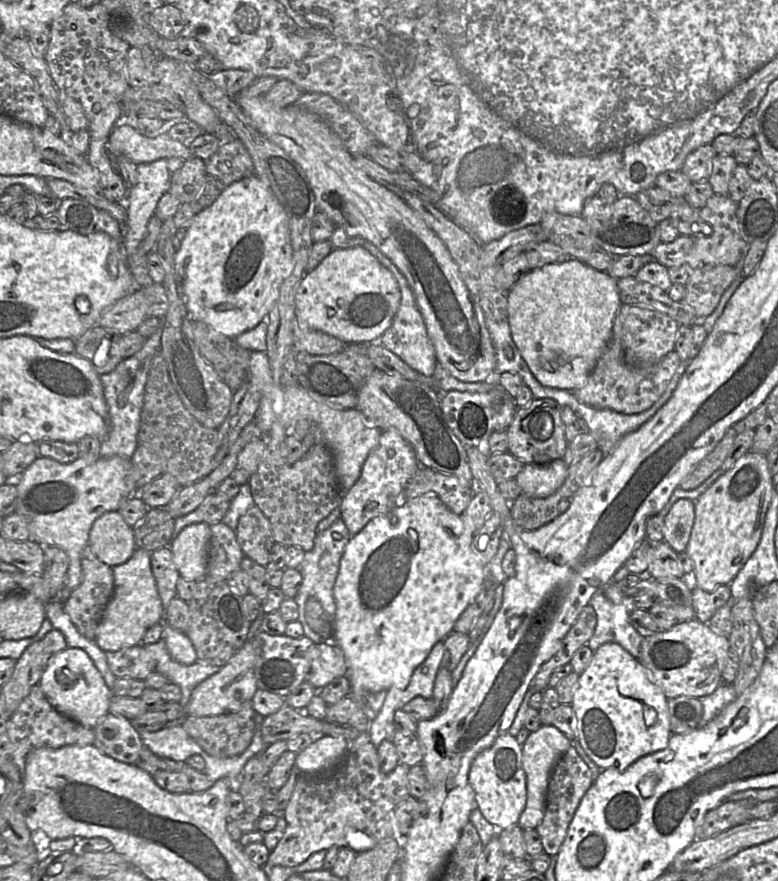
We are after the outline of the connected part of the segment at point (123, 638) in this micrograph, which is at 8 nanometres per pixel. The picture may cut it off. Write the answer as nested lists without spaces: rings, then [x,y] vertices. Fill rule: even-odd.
[[[136,548],[123,564],[112,567],[114,592],[97,628],[96,644],[105,652],[119,651],[142,643],[148,628],[164,622],[164,608],[151,567],[151,552]]]

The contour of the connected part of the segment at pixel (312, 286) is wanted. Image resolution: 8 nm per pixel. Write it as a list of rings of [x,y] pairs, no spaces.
[[[362,246],[333,248],[313,270],[305,273],[294,297],[298,321],[345,343],[378,342],[391,325],[400,299],[393,274]]]

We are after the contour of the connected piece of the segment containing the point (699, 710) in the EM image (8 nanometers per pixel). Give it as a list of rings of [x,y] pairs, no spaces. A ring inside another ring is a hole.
[[[697,697],[668,699],[668,710],[672,734],[689,734],[702,724],[703,705]]]

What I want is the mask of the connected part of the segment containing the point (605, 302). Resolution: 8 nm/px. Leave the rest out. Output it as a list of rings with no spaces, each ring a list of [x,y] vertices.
[[[579,259],[550,263],[529,270],[508,291],[508,322],[514,343],[535,378],[544,386],[574,391],[582,388],[612,338],[615,317],[622,305],[617,280]]]

